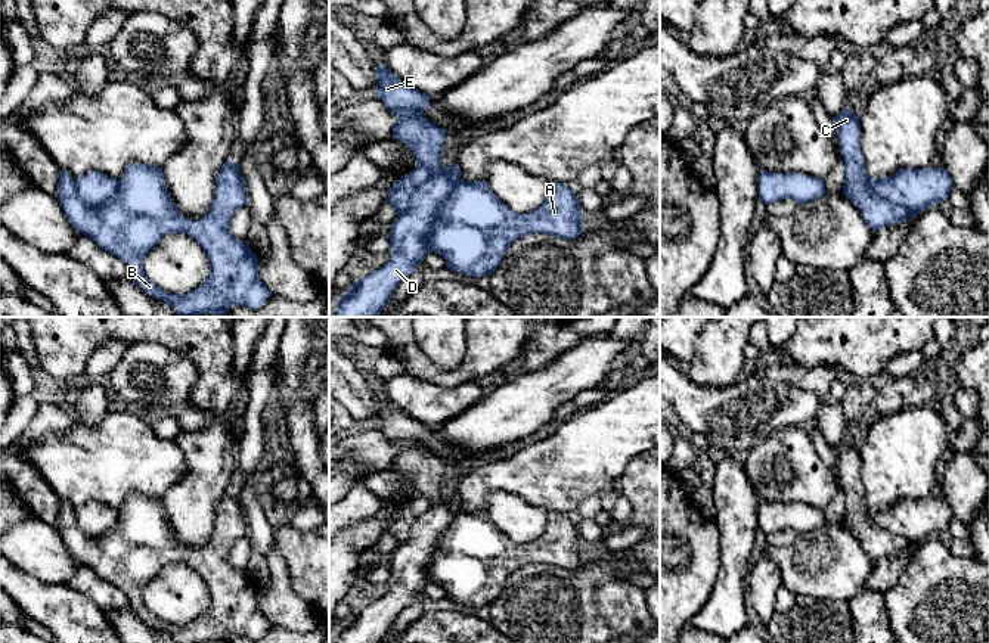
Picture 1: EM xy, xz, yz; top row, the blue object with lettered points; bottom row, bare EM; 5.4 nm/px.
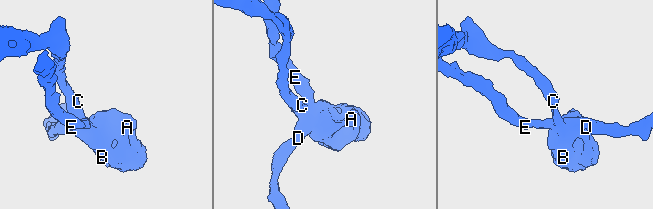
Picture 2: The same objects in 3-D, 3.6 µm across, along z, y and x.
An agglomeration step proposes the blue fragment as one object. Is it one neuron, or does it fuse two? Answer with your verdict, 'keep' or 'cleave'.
cleave

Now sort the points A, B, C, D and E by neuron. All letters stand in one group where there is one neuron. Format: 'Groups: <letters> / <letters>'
Groups: A B C / D E

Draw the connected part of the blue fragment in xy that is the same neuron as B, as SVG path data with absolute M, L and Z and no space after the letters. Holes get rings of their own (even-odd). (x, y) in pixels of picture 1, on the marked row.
M226 161L217 174L214 199L207 214L198 221L186 218L173 204L162 175L162 167L130 164L118 180L115 196L100 205L90 206L77 193L77 180L68 171L59 171L56 198L69 223L99 248L114 254L130 270L134 283L149 296L171 305L177 317L201 317L202 314L227 314L233 305L251 310L261 308L272 292L258 276L258 257L248 242L236 240L229 230L233 214L248 204L247 184L238 165ZM183 232L193 237L205 251L210 261L210 276L196 289L186 293L171 293L159 289L143 271L146 254L171 233Z

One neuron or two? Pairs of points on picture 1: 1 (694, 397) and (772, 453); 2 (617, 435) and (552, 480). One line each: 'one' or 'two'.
1: two
2: one

